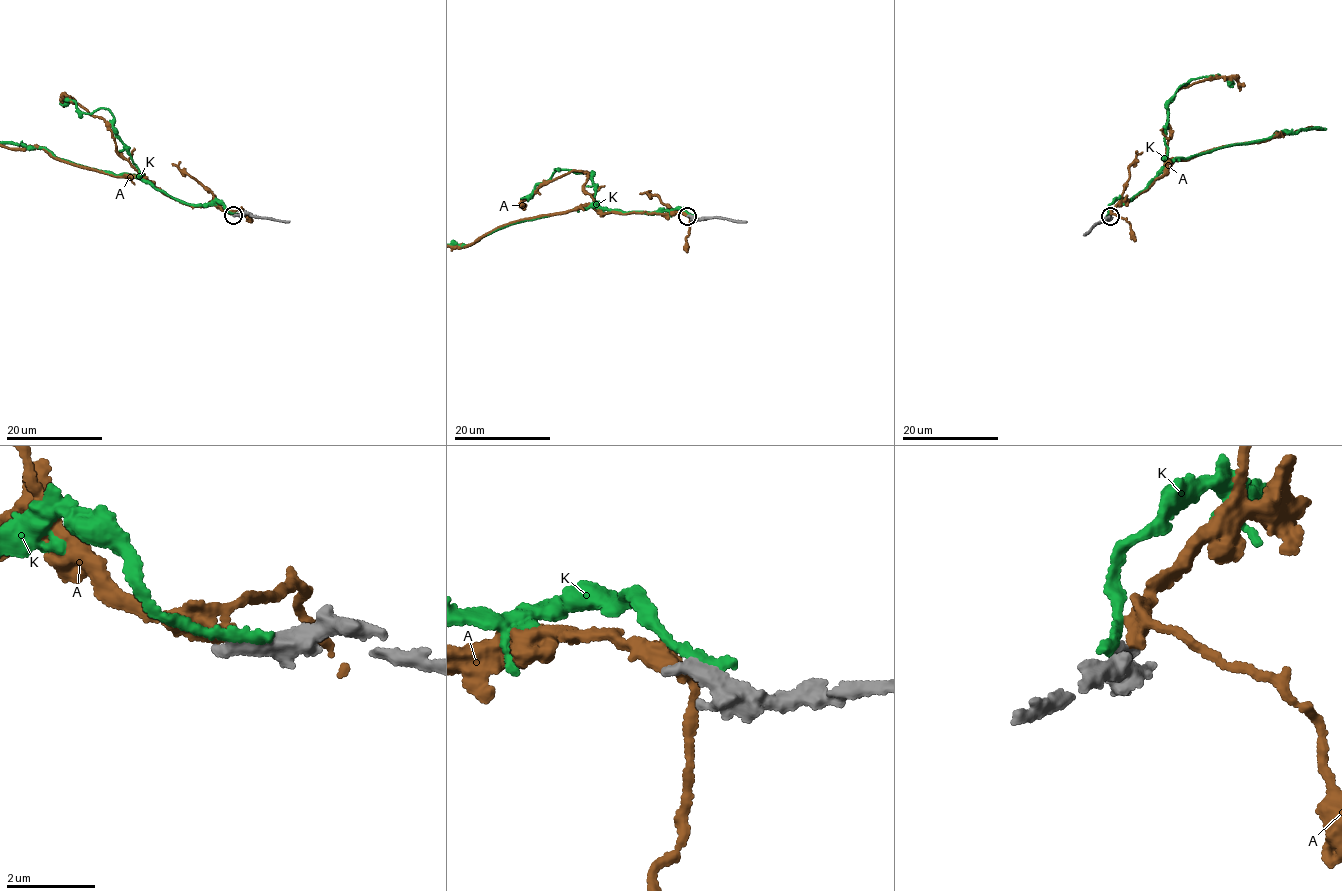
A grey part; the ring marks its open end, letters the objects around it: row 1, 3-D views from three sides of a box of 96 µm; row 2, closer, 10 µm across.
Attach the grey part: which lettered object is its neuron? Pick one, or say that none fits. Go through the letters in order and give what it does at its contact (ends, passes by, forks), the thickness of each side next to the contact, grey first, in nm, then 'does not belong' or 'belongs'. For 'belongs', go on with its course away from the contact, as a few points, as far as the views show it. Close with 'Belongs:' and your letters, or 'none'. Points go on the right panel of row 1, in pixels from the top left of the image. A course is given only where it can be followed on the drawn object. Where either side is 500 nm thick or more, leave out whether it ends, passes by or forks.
A: it passes by; 340 nm thick on the grey side, 360 nm on the other; belongs
K: 550 nm thick on the grey side, 240 nm on the other; does not belong
Belongs: A

